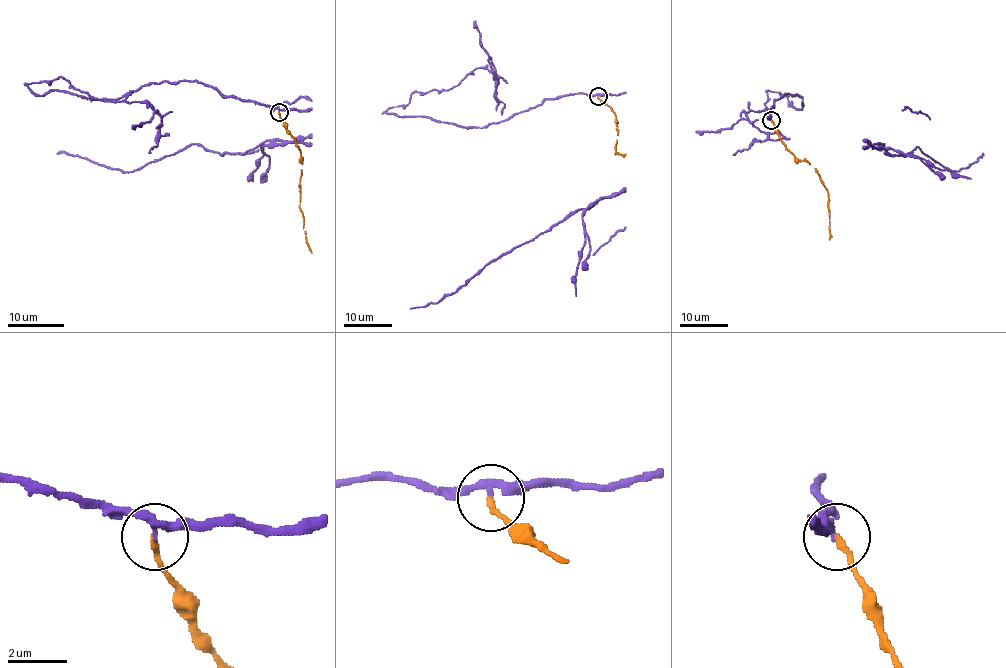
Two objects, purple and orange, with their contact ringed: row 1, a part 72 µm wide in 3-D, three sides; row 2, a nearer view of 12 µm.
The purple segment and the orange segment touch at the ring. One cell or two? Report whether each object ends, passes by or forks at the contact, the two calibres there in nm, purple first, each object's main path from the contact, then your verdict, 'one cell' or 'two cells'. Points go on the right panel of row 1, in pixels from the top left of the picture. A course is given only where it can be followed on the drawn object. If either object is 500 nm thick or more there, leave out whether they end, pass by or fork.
purple passes by; orange ends; calibres 200 and 200 nm; course purple (771, 120), (783, 94), (802, 98), (796, 110), (768, 90), (764, 111), (742, 112), (765, 139), (733, 155); course orange (771, 120), (778, 137), (796, 159), (806, 160), (815, 169), (827, 191), (830, 240); two cells

